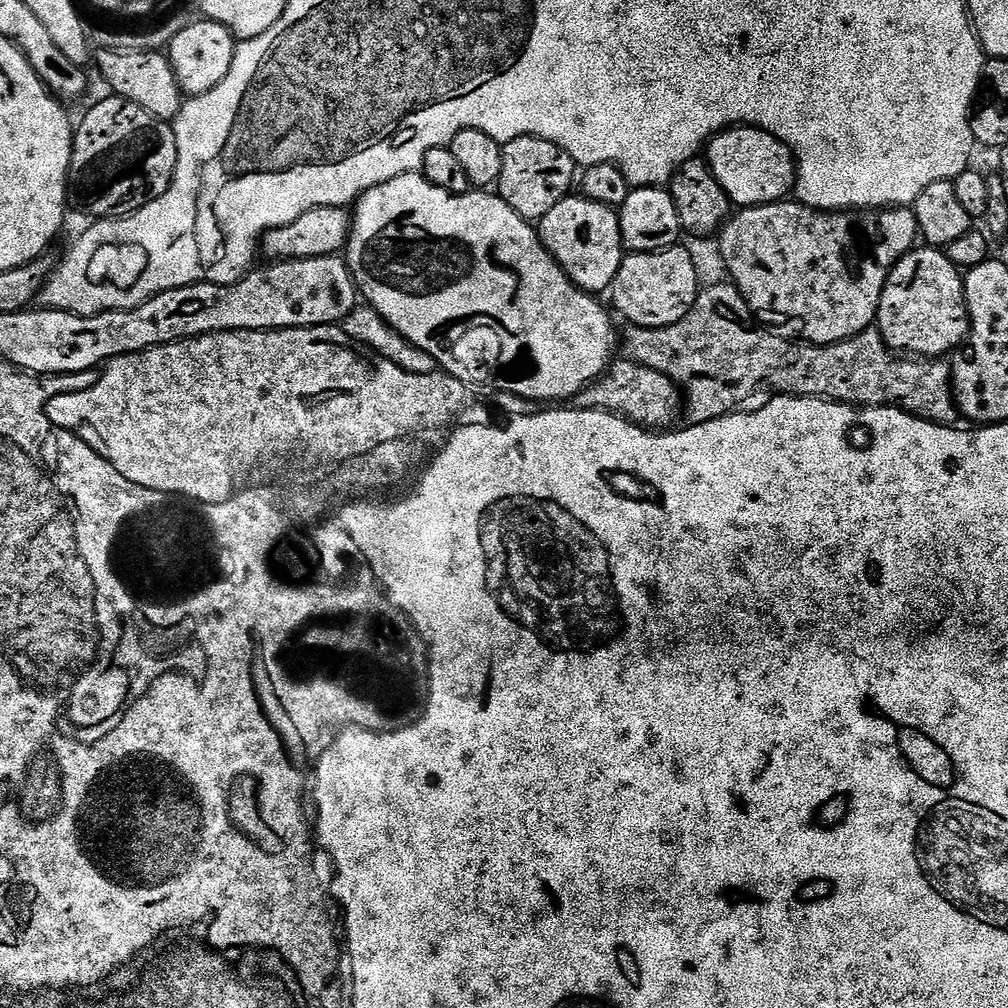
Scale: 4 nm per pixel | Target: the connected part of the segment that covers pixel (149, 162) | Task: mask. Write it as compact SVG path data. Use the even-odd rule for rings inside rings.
M108 94L101 104L96 104L84 116L84 121L79 121L78 127L74 132L74 159L72 161L72 170L70 173L71 183L74 185L74 200L81 204L86 211L96 220L106 220L109 218L127 218L134 212L140 212L147 204L154 202L162 194L166 194L166 190L172 184L172 180L176 177L176 167L178 166L178 142L176 135L172 129L172 124L166 120L154 118L146 110L142 110L142 106L138 106L134 102L130 102L126 98L115 94Z

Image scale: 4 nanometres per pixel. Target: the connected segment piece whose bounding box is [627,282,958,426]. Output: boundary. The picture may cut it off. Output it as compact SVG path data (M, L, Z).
M731 282L712 284L697 295L696 304L674 326L665 328L629 327L628 352L637 364L669 376L686 397L689 421L704 423L727 416L737 405L744 406L759 392L781 396L815 396L821 400L835 400L837 404L851 404L866 408L901 408L919 420L952 426L957 423L956 395L952 392L952 369L940 358L909 358L889 348L879 327L837 344L793 342L769 330L753 316L743 294Z

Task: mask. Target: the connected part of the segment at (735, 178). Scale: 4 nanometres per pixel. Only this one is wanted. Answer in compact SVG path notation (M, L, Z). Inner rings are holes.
M728 126L717 132L706 145L706 163L718 186L737 209L775 204L796 186L796 158L785 141L761 128Z

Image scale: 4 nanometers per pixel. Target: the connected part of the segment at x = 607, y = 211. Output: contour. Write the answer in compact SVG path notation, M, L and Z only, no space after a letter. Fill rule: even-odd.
M569 194L562 202L558 202L558 206L554 206L554 210L550 210L550 214L538 221L538 231L548 253L560 263L560 269L572 279L577 288L589 294L607 293L611 289L626 255L624 239L620 233L620 213L617 209L587 200L579 194Z

